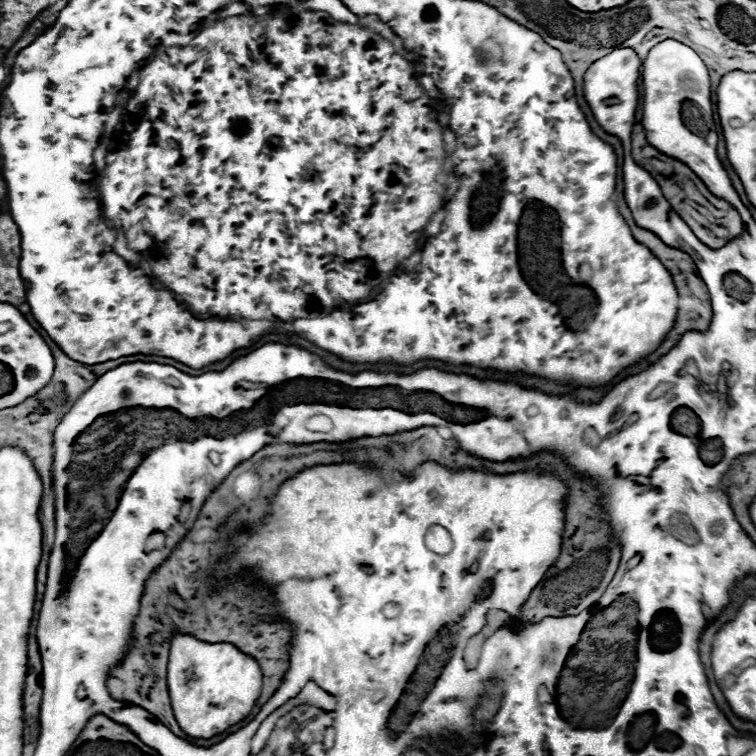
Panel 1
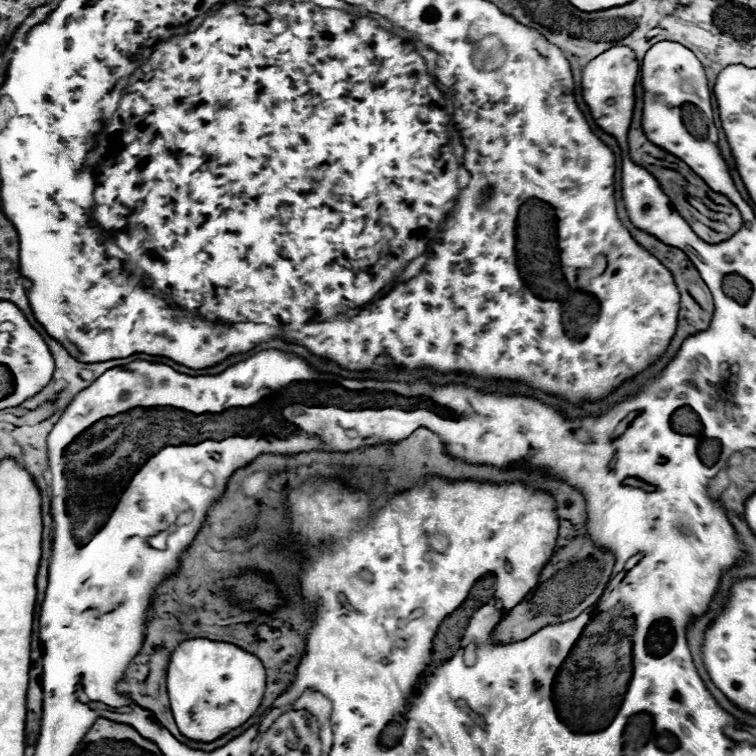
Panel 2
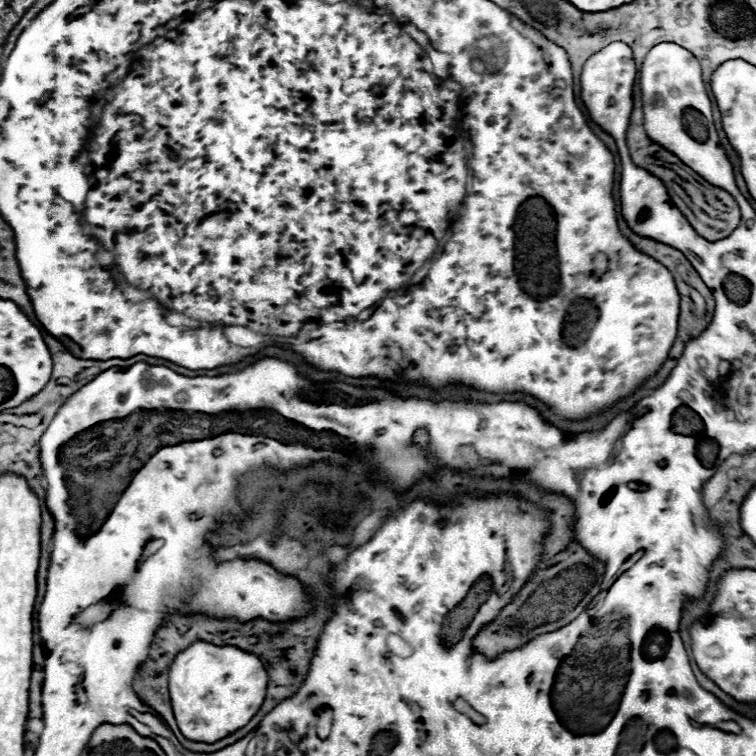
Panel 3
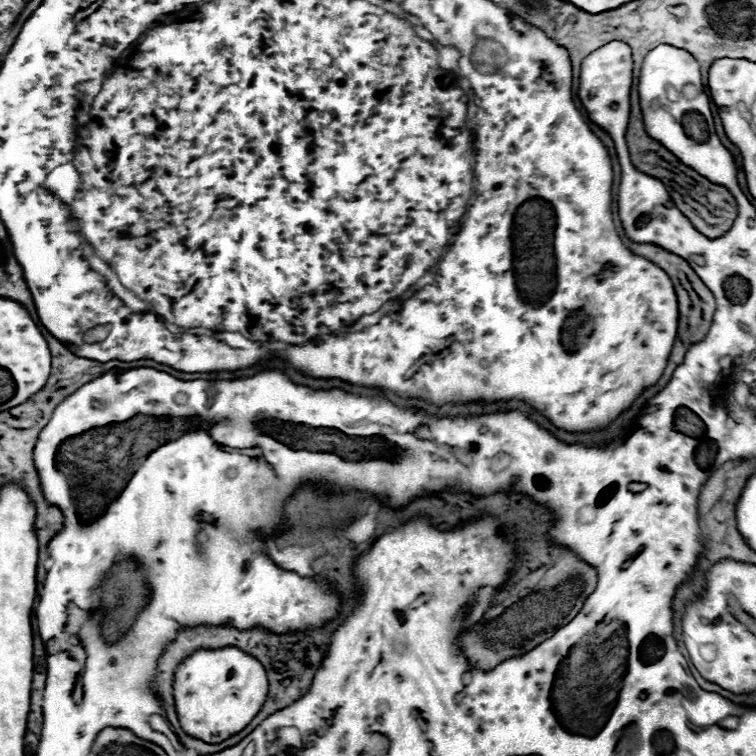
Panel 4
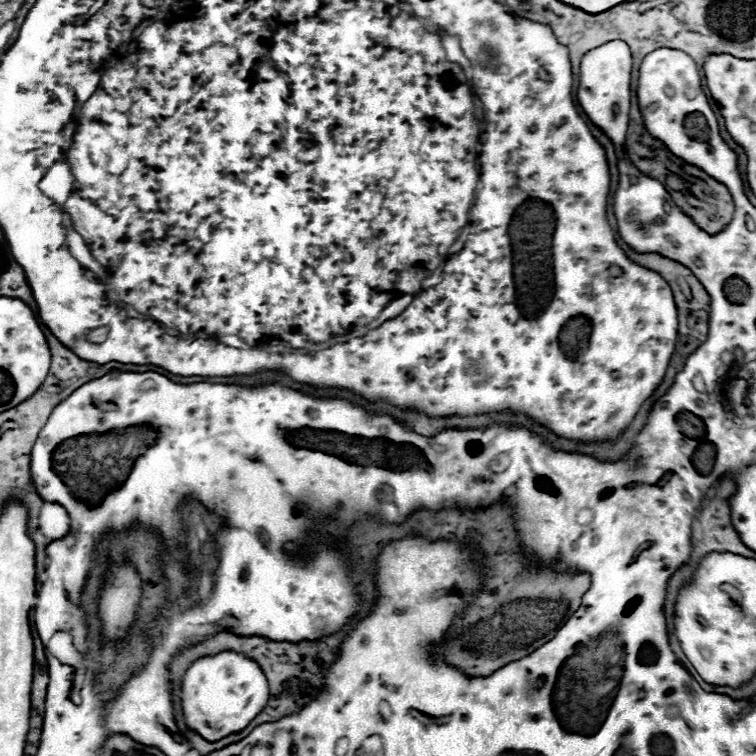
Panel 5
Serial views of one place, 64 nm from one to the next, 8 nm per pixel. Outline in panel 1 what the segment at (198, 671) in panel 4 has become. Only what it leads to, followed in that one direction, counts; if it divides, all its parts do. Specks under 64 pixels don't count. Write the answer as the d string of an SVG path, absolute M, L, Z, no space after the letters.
M175 633L170 643L168 692L178 726L192 738L212 738L244 720L262 692L260 664L230 643L212 644Z

